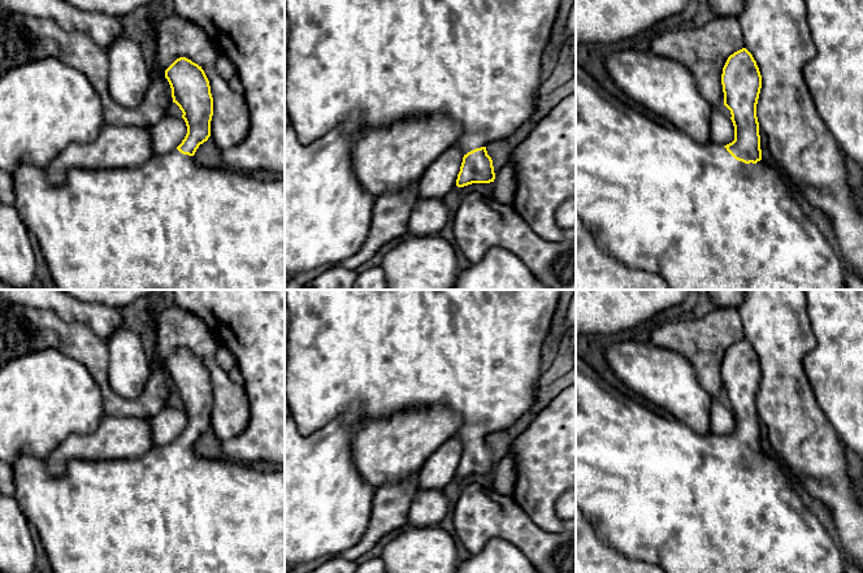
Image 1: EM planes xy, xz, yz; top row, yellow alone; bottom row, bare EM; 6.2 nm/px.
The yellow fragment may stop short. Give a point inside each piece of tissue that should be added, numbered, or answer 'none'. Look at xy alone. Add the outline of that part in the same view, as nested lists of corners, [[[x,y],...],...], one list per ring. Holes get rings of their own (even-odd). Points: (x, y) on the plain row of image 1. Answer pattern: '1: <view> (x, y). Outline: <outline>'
1: xy (169, 511). Outline: [[[177,439],[144,456],[117,460],[71,459],[64,476],[51,476],[45,459],[19,455],[12,464],[16,500],[39,535],[53,573],[285,573],[285,469],[261,470],[229,459],[203,459]]]

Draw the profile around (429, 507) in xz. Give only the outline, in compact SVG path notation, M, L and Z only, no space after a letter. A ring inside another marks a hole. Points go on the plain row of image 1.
M419 489L408 512L408 526L438 526L448 513L448 500L443 490Z

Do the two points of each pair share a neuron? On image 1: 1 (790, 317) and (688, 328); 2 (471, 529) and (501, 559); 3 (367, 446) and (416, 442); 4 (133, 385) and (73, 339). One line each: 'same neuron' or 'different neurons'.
1: different neurons
2: different neurons
3: same neuron
4: different neurons

